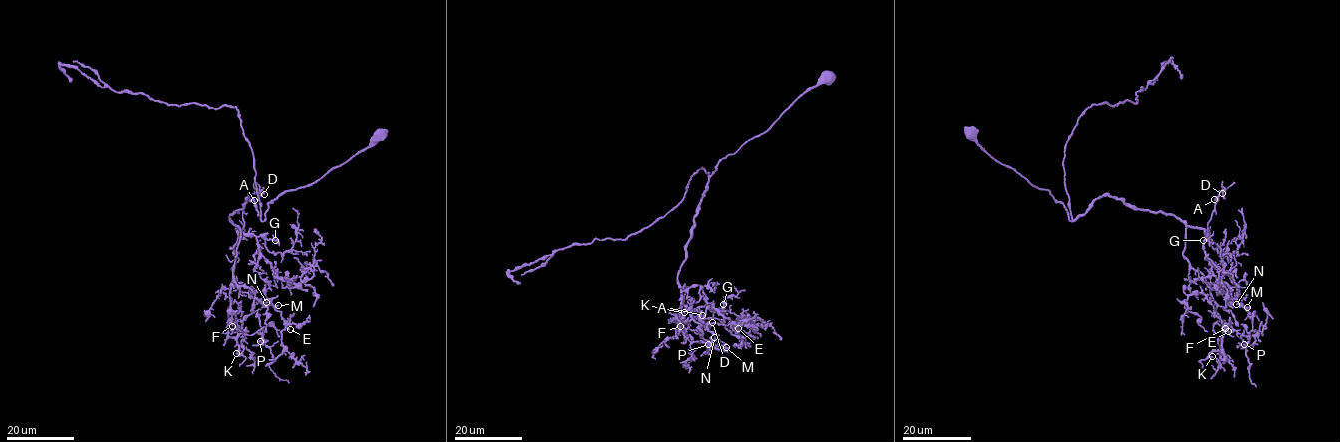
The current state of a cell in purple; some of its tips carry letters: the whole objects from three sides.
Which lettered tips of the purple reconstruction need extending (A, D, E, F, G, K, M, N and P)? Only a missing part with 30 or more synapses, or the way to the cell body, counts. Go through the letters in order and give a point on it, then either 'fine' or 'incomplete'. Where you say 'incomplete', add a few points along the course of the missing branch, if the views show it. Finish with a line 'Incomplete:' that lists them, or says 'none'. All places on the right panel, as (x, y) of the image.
A: at (1214, 199); fine
D: at (1222, 193); fine
E: at (1228, 331); fine
F: at (1225, 328); fine
G: at (1203, 240); incomplete; missing branch runs (1203, 240), (1204, 229), (1193, 215), (1192, 203)
K: at (1212, 356); fine
M: at (1247, 307); fine
N: at (1236, 304); fine
P: at (1244, 344); fine
Incomplete: G

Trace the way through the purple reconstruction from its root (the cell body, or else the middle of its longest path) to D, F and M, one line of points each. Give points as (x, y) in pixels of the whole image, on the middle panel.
D: (827, 77), (723, 158), (709, 178), (677, 282), (692, 317), (712, 322)
F: (827, 77), (716, 166), (677, 276), (681, 286), (688, 287), (684, 284), (677, 312), (680, 326)
M: (827, 77), (723, 158), (700, 200), (677, 276), (688, 287), (680, 309), (691, 330), (726, 347)

